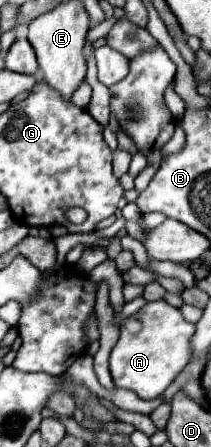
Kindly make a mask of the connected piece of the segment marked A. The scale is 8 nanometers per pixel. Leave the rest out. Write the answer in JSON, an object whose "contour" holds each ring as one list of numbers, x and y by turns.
{"contour":[[166,300,146,302,120,326,120,338,110,354,114,386,132,390,142,400,158,398,186,368,190,358,190,334,194,334,194,324,186,322,178,308,170,306]]}

